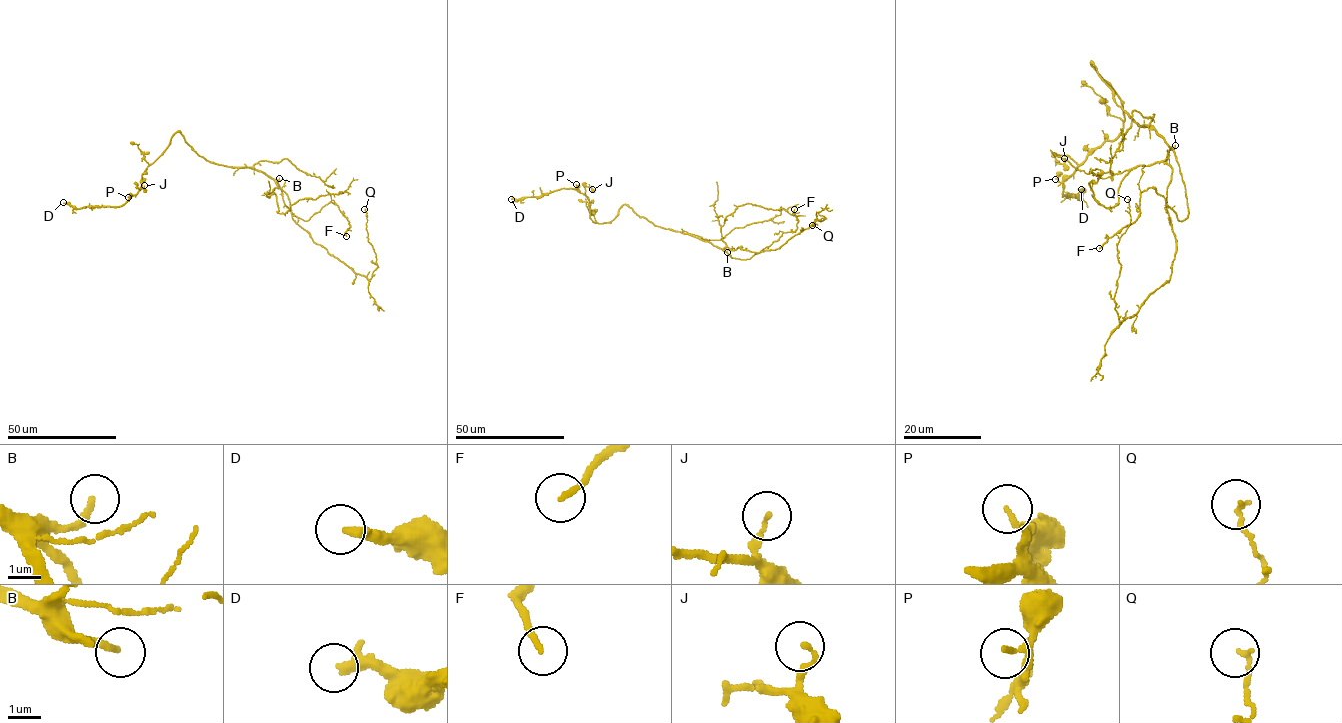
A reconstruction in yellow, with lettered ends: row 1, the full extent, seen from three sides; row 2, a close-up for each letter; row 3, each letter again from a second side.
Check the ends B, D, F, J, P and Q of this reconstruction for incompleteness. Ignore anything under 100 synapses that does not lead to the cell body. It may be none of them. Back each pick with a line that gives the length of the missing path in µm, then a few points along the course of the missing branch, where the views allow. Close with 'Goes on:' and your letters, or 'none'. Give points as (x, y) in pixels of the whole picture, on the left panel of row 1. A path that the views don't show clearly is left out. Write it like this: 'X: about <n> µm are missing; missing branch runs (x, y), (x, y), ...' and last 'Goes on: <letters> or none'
B: about 45 µm are missing; missing branch runs (279, 178), (275, 172), (252, 176), (236, 192), (221, 221)
D: about 15 µm are missing; missing branch runs (63, 202), (40, 206)
Goes on: B, D

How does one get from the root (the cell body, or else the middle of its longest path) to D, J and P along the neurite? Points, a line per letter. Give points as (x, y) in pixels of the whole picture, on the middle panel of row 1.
D: (696, 238), (656, 226), (626, 205), (611, 221), (595, 223), (590, 217), (589, 199), (577, 189), (511, 199)
J: (696, 238), (656, 226), (626, 205), (611, 221), (595, 223), (590, 217), (590, 202), (584, 185), (592, 189)
P: (696, 238), (656, 226), (626, 205), (611, 221), (595, 223), (590, 217), (589, 199), (576, 184)

